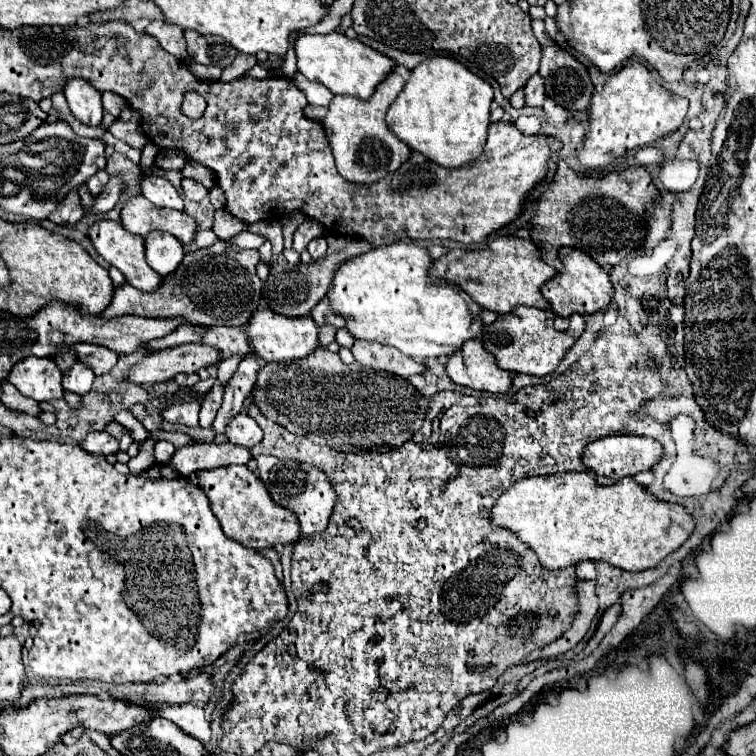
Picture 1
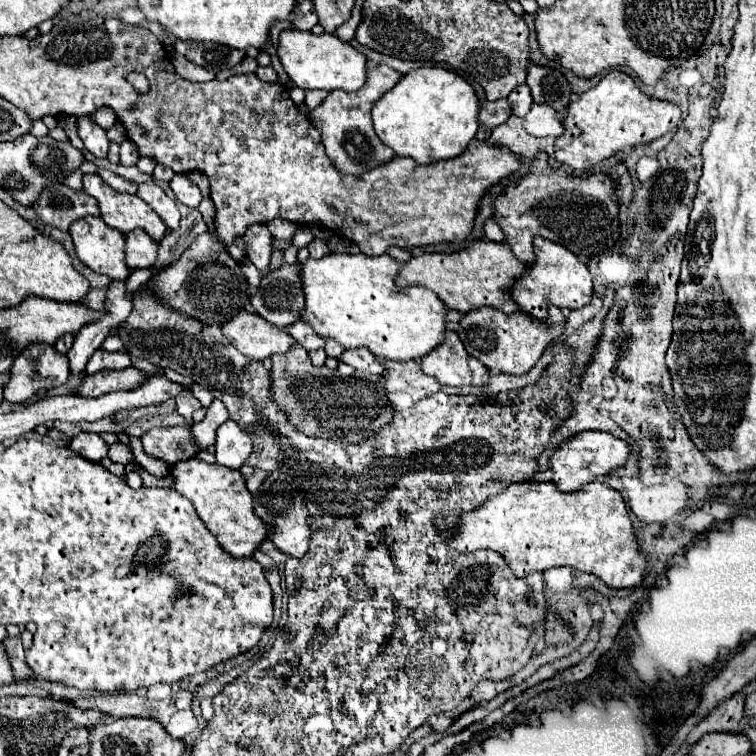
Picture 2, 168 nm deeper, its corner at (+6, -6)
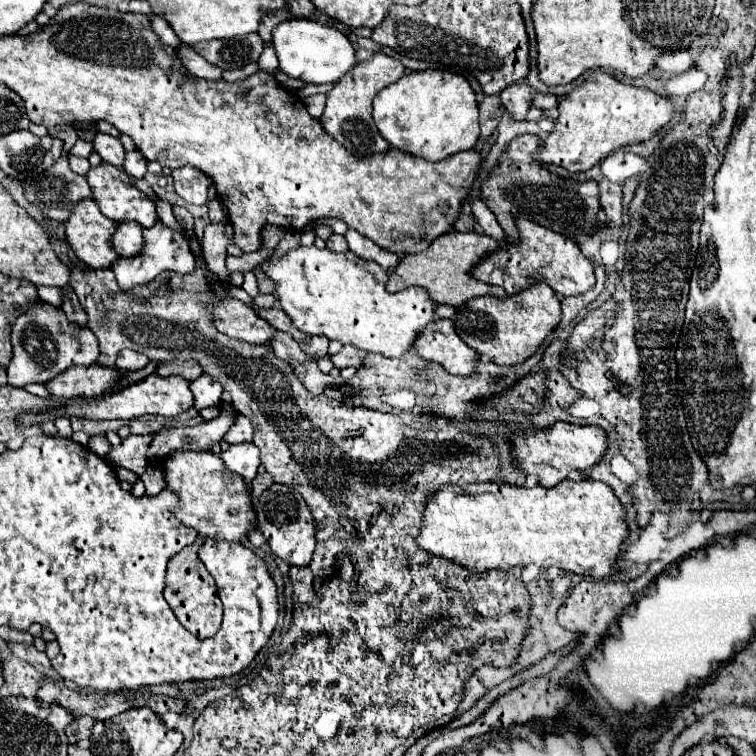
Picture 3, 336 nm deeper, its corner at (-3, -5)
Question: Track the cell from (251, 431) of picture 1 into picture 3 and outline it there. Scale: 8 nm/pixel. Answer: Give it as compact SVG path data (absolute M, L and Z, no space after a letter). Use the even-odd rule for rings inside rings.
M253 443L231 445L225 453L221 453L221 459L229 471L243 475L247 483L257 475L259 449Z

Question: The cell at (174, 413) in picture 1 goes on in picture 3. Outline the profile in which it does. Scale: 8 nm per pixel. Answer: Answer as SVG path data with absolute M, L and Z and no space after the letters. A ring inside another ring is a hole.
M201 375L199 379L195 379L195 381L191 383L191 391L193 391L193 397L195 397L193 407L195 407L197 411L201 411L201 409L205 409L205 407L217 407L217 405L221 403L221 393L223 393L223 389L221 389L221 385L217 385L217 381L213 381L211 377Z

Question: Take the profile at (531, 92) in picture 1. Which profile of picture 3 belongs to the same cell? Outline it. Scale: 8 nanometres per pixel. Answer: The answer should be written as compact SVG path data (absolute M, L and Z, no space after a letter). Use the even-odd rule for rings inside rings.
M517 83L517 85L511 85L507 91L501 91L499 99L503 101L505 109L509 111L509 115L513 119L525 119L527 117L527 111L531 109L533 105L533 97L531 97L531 87L529 83Z

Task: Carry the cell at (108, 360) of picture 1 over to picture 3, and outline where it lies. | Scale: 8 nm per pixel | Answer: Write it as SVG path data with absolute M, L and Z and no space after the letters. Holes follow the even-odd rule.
M123 349L123 351L117 355L117 361L115 361L117 369L121 369L121 371L139 371L139 369L143 369L147 363L149 363L149 359L147 359L145 355L141 355L141 353L133 351L133 349Z

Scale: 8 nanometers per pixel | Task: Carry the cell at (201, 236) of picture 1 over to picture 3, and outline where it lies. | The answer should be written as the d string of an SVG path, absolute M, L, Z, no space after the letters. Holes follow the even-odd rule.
M37 287L37 293L39 293L39 297L41 297L45 303L63 305L63 289L55 289L55 287Z

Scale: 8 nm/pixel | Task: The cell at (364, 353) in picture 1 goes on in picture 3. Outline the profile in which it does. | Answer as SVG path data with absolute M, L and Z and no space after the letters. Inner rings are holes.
M345 345L331 359L333 359L333 365L335 367L341 367L343 369L343 367L359 367L359 365L363 365L363 357L365 357L365 353L361 349L357 349L353 345Z

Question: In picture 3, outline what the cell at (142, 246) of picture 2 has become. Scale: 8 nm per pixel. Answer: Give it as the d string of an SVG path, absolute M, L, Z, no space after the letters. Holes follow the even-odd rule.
M133 221L119 225L119 229L113 237L113 247L117 249L117 253L121 253L121 257L135 257L137 253L141 253L145 247L141 225L137 225Z

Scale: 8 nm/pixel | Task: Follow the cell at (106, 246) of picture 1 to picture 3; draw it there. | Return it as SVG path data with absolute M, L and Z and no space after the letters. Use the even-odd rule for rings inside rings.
M81 201L81 209L69 217L65 223L65 235L69 237L69 245L75 251L75 255L87 263L93 269L109 269L119 259L115 247L113 247L113 235L117 231L117 223L109 221L99 209L95 201Z

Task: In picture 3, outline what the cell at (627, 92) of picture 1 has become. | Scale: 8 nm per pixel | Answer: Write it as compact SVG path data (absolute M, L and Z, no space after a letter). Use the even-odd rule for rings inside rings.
M593 71L559 103L559 117L553 133L537 151L537 161L561 165L571 173L587 171L611 151L653 139L675 115L675 101L649 89L617 81L611 73Z

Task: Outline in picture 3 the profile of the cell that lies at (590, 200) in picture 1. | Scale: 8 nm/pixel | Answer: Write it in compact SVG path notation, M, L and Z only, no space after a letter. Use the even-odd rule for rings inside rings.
M521 135L513 139L507 151L503 153L497 169L481 185L481 199L497 217L507 239L511 239L517 245L519 231L517 231L515 219L521 215L573 241L577 231L585 235L593 235L601 229L609 229L609 225L597 221L597 213L601 213L597 181L587 179L579 183L551 173L549 169L545 169L541 163L535 161L535 153L539 145L541 145L541 139L537 135Z

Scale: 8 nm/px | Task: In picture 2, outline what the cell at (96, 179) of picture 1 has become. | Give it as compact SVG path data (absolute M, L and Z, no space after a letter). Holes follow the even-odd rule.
M84 174L82 182L84 182L84 192L98 200L100 218L108 226L120 230L122 234L134 228L142 228L156 242L160 242L166 236L168 228L164 226L164 222L138 196L120 194L112 190L98 174Z

